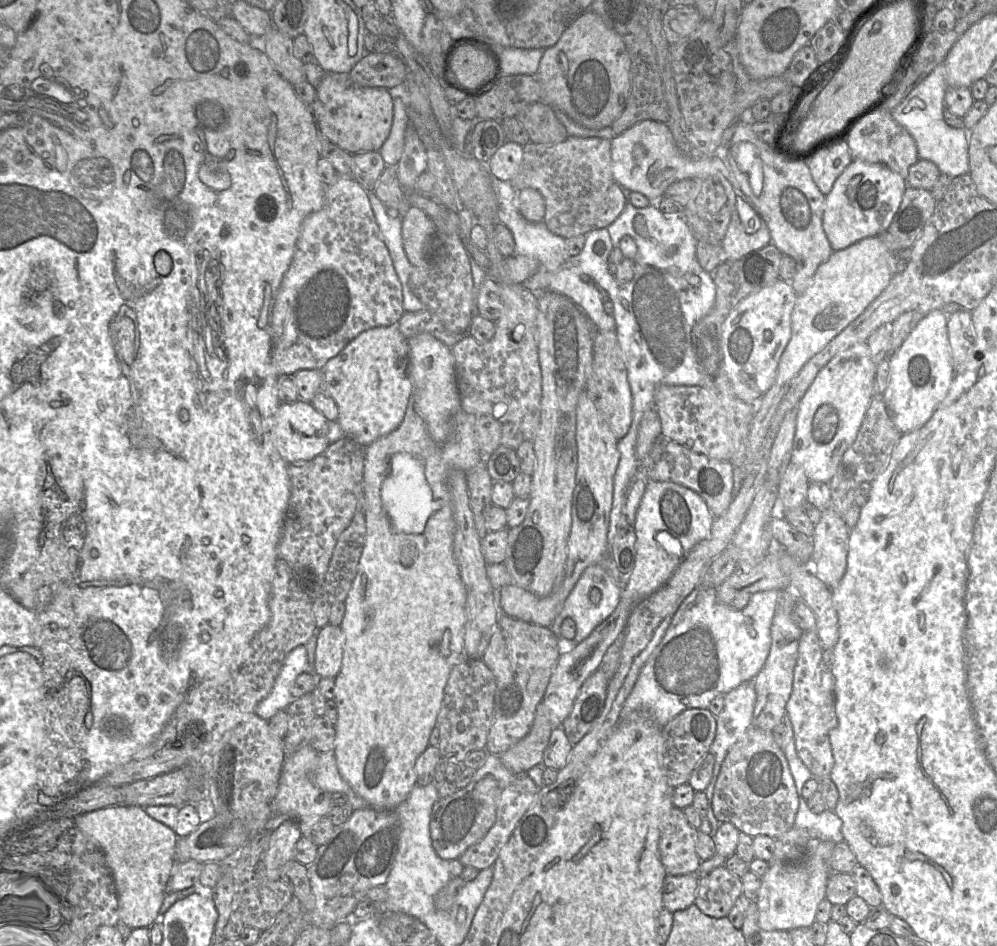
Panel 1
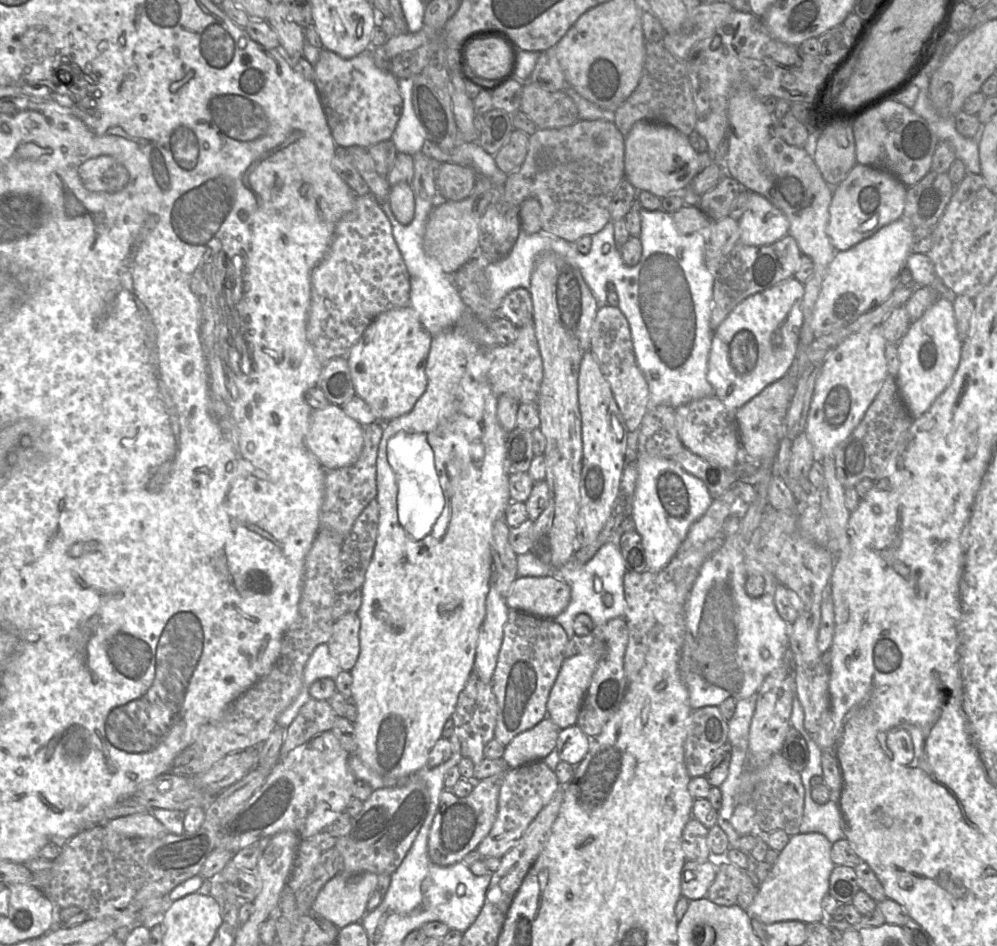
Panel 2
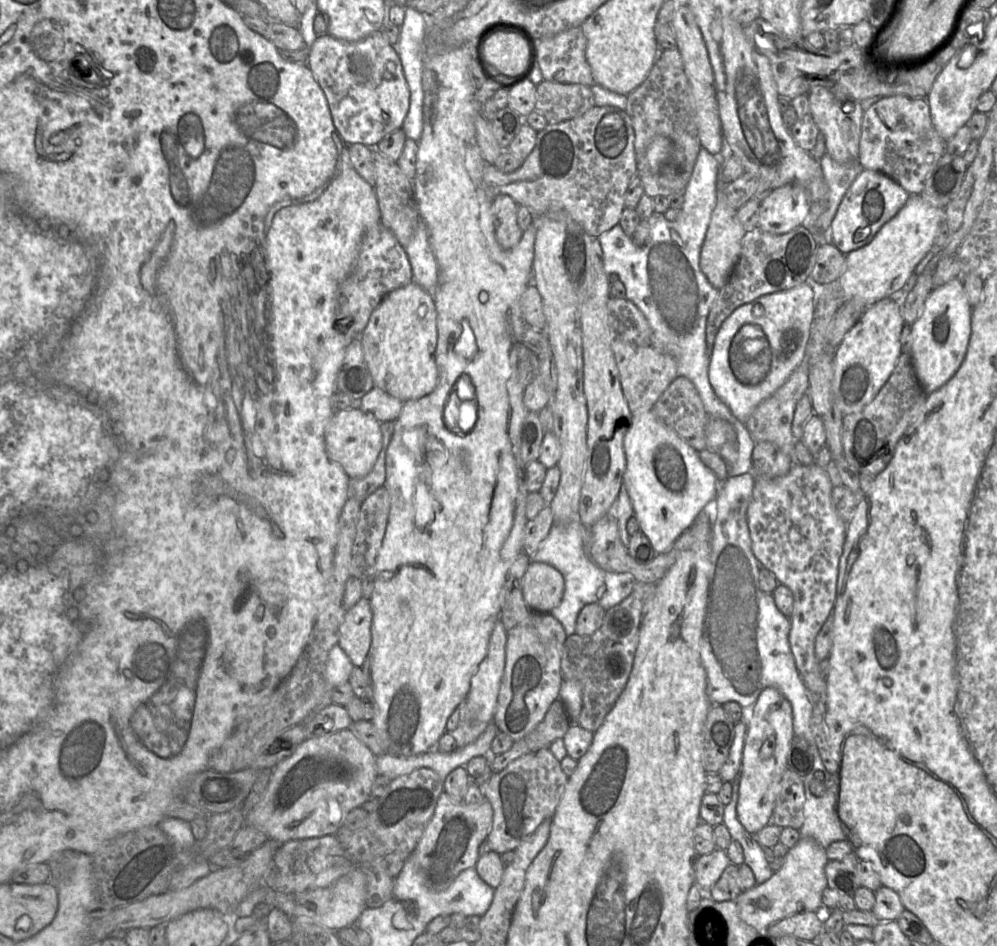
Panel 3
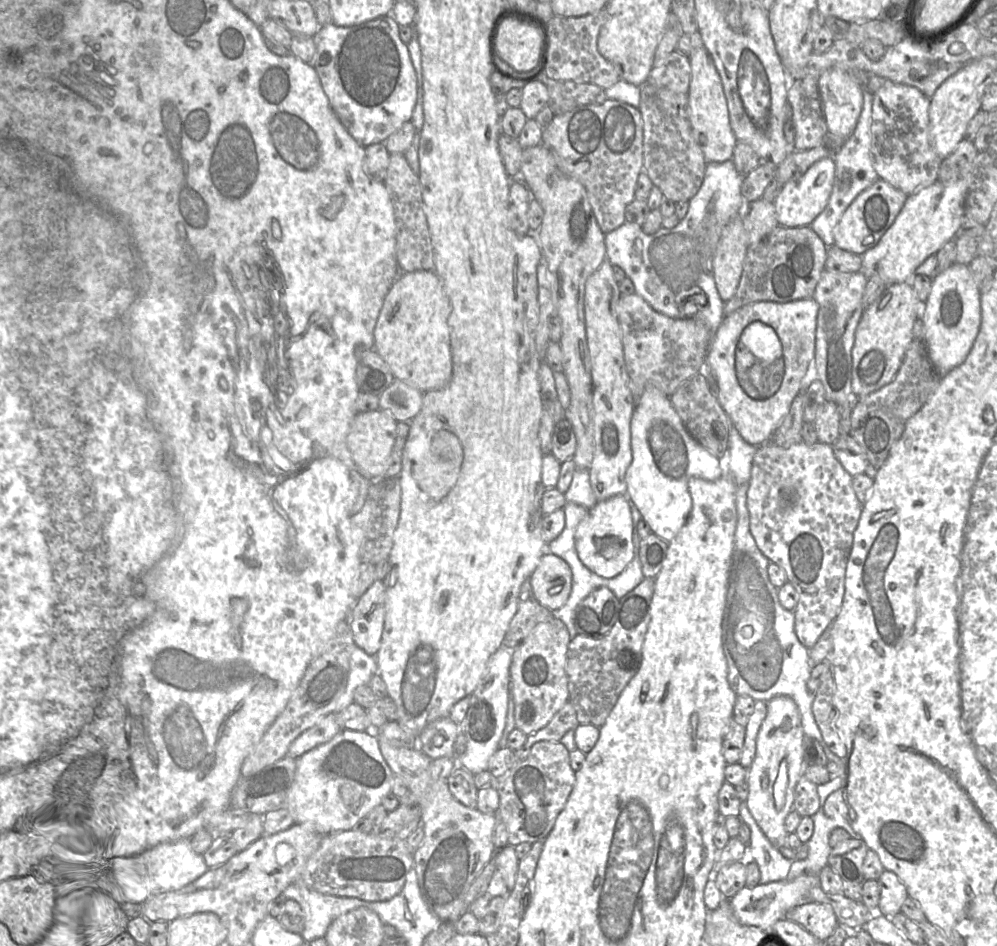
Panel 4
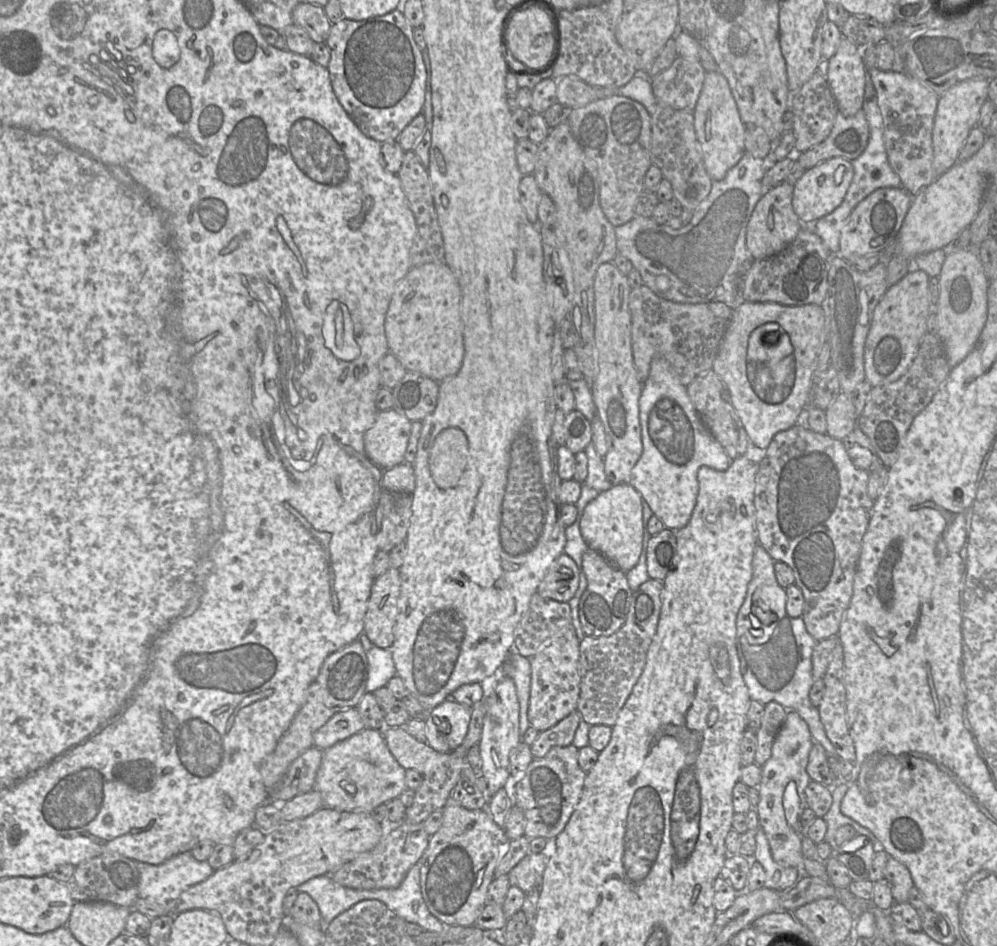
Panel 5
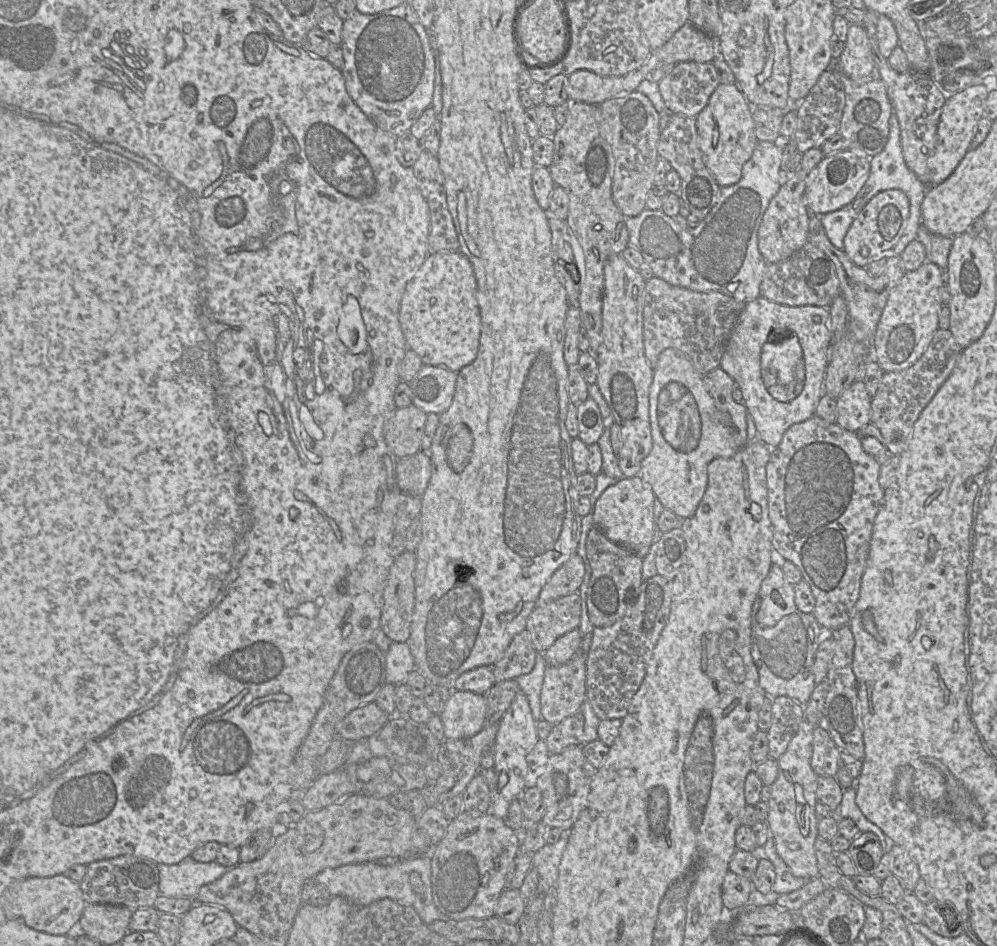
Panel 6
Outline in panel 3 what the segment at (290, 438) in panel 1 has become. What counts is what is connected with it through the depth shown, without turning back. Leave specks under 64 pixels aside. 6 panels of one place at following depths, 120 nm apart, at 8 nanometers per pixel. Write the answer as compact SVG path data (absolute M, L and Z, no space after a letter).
M361 409L336 410L325 430L328 457L341 466L349 479L367 475L373 468L382 447L381 423Z

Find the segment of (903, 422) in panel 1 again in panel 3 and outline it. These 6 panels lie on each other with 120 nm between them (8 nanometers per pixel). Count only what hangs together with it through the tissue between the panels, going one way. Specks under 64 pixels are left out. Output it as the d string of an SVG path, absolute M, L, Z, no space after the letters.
M961 278L934 288L919 318L912 325L911 359L919 383L927 394L946 384L963 363L971 336L972 307Z

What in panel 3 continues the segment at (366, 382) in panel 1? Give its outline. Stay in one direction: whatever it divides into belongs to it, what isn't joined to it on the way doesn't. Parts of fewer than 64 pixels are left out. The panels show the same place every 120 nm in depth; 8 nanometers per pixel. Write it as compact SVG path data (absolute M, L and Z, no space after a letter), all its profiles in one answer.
M411 282L387 294L372 312L359 339L374 388L380 388L405 403L429 394L437 386L435 300L416 283Z

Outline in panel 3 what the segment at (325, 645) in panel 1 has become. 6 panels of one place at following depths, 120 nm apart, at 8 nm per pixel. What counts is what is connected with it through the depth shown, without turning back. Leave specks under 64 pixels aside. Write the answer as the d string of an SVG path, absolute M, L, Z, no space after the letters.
M361 598L346 612L339 629L338 645L354 667L362 667L371 647L372 609L370 599Z

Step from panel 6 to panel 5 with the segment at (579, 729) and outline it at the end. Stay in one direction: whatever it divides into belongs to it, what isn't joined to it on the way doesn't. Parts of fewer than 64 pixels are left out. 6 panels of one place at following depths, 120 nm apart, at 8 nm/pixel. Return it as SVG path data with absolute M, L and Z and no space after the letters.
M575 710L555 726L539 732L537 739L530 745L533 757L544 757L556 746L571 745L581 719L580 712Z

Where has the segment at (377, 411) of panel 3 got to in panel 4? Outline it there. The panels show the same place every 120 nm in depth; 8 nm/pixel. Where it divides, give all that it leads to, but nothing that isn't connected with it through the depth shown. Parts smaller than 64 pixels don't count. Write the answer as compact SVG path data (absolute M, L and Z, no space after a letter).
M401 380L393 383L380 395L380 410L387 411L397 421L412 421L420 412L424 393Z

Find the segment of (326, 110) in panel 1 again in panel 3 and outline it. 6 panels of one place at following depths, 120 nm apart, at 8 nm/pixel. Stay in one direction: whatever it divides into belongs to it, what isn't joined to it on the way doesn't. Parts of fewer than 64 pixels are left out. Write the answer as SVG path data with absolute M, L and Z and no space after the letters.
M380 30L355 42L329 34L319 36L308 49L307 65L324 92L334 126L347 145L362 144L374 148L384 137L401 129L409 110L410 91L400 57Z

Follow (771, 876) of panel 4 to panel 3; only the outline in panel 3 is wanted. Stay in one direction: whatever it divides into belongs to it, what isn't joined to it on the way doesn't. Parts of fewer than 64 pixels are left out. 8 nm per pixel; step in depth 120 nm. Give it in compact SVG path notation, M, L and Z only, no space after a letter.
M739 778L730 782L732 784L732 797L724 808L723 822L728 828L733 840L738 841L744 852L744 863L754 873L756 883L766 882L773 874L765 857L764 849L756 842L754 836L742 826L737 817L736 807L739 797Z

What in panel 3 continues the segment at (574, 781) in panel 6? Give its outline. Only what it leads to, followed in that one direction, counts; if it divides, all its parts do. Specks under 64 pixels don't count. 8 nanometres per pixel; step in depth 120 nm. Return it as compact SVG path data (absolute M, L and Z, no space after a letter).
M549 748L529 752L501 772L491 774L488 783L481 786L494 812L492 828L486 839L491 851L502 854L515 850L545 819L553 818L568 779L561 768L561 762Z

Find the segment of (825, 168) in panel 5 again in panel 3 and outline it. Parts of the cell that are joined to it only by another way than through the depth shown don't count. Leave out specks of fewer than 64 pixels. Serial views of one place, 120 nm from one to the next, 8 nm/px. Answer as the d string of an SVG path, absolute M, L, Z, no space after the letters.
M802 185L773 189L760 201L757 227L771 234L785 234L803 224L809 209L809 195Z

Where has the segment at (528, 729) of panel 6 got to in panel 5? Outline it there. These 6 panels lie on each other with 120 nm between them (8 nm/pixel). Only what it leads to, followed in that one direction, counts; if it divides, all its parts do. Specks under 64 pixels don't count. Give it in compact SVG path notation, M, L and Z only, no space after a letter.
M499 675L490 681L482 683L486 714L483 728L478 743L479 753L482 760L481 772L486 779L490 796L502 789L510 774L510 751L521 742L519 730L519 701L513 681L503 675Z

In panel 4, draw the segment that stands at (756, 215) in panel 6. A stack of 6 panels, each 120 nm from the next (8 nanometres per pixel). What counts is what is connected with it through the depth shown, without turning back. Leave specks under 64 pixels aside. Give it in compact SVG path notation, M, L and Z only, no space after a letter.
M732 160L706 164L704 179L696 195L688 201L688 212L671 229L661 227L649 235L643 232L641 225L625 222L605 235L607 261L621 268L634 285L634 293L641 296L655 311L674 319L699 319L713 332L718 329L724 318L724 302L717 291L712 274L712 261L727 224L735 217L743 221L746 204L741 186L744 176L735 168Z

